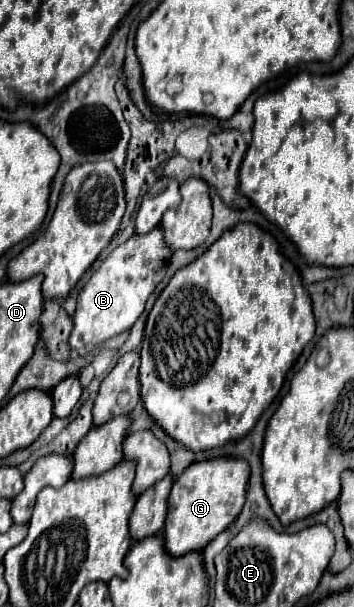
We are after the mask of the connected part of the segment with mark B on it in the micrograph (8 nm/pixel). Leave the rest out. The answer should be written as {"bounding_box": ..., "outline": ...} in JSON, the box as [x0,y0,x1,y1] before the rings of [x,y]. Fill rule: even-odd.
{"bounding_box":[70,226,172,356],"outline":[[[156,226],[148,234],[134,234],[122,246],[118,246],[92,274],[86,286],[78,294],[78,306],[74,314],[74,328],[70,334],[72,350],[78,356],[88,354],[98,344],[108,338],[130,330],[136,318],[142,314],[148,296],[154,292],[156,284],[164,278],[168,262],[172,258],[172,248],[164,240],[164,230]]]}

